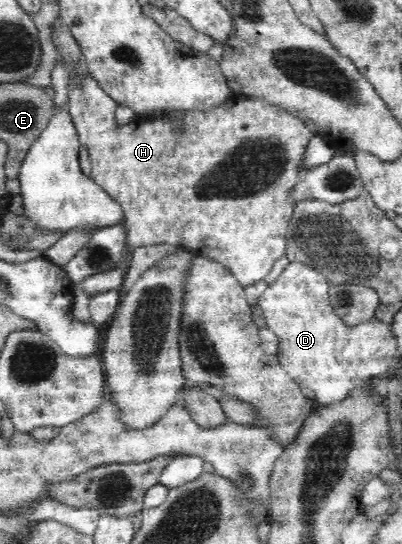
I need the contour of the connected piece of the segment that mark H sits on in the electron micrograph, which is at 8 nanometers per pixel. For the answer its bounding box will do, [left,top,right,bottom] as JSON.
[68,57,314,287]

